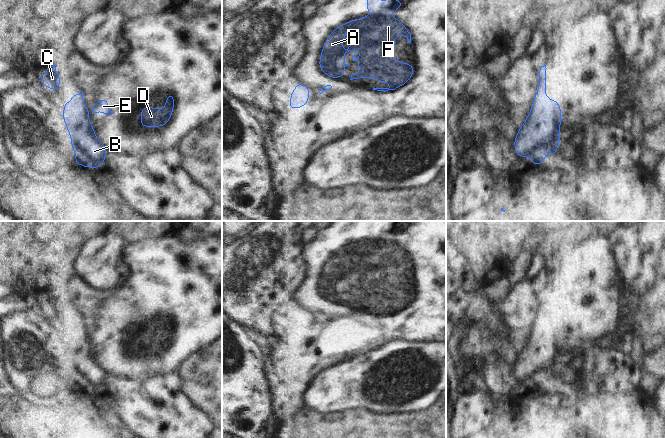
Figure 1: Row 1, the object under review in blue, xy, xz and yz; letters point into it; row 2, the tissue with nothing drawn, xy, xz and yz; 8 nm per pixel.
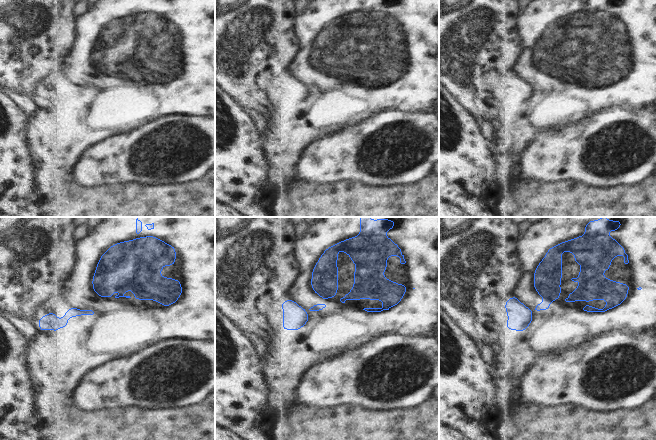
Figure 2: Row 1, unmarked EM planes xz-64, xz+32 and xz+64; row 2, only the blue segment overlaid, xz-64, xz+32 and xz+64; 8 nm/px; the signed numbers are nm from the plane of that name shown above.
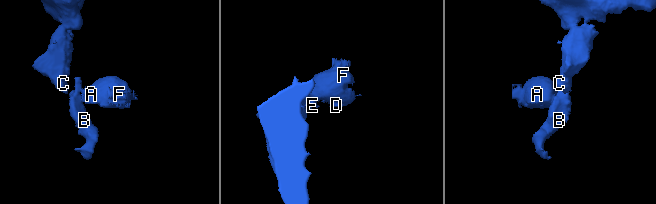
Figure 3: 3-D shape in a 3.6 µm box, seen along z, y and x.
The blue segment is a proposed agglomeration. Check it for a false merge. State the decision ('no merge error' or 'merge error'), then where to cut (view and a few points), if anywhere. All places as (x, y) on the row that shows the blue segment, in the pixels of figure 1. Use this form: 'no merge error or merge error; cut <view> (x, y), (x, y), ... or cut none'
merge error; cut yz (546, 97), (534, 101)

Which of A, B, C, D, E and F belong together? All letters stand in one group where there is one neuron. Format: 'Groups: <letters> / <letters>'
Groups: A D E F / B C

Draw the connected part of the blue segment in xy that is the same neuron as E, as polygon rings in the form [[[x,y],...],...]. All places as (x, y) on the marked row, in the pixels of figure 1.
[[[107,99],[98,100],[94,104],[94,107],[91,109],[91,113],[96,115],[97,112],[101,112],[104,114],[109,114],[109,115],[113,114],[113,111],[109,110],[109,105],[108,105]]]

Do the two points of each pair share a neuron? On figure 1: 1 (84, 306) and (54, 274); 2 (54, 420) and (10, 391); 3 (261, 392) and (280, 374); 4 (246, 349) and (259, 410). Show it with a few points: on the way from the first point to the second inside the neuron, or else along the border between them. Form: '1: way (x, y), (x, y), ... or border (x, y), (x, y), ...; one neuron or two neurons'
1: border (66, 272), (63, 281); two neurons
2: border (18, 393), (10, 397); two neurons
3: border (263, 363), (272, 409); two neurons
4: way (246, 364), (246, 395); one neuron

